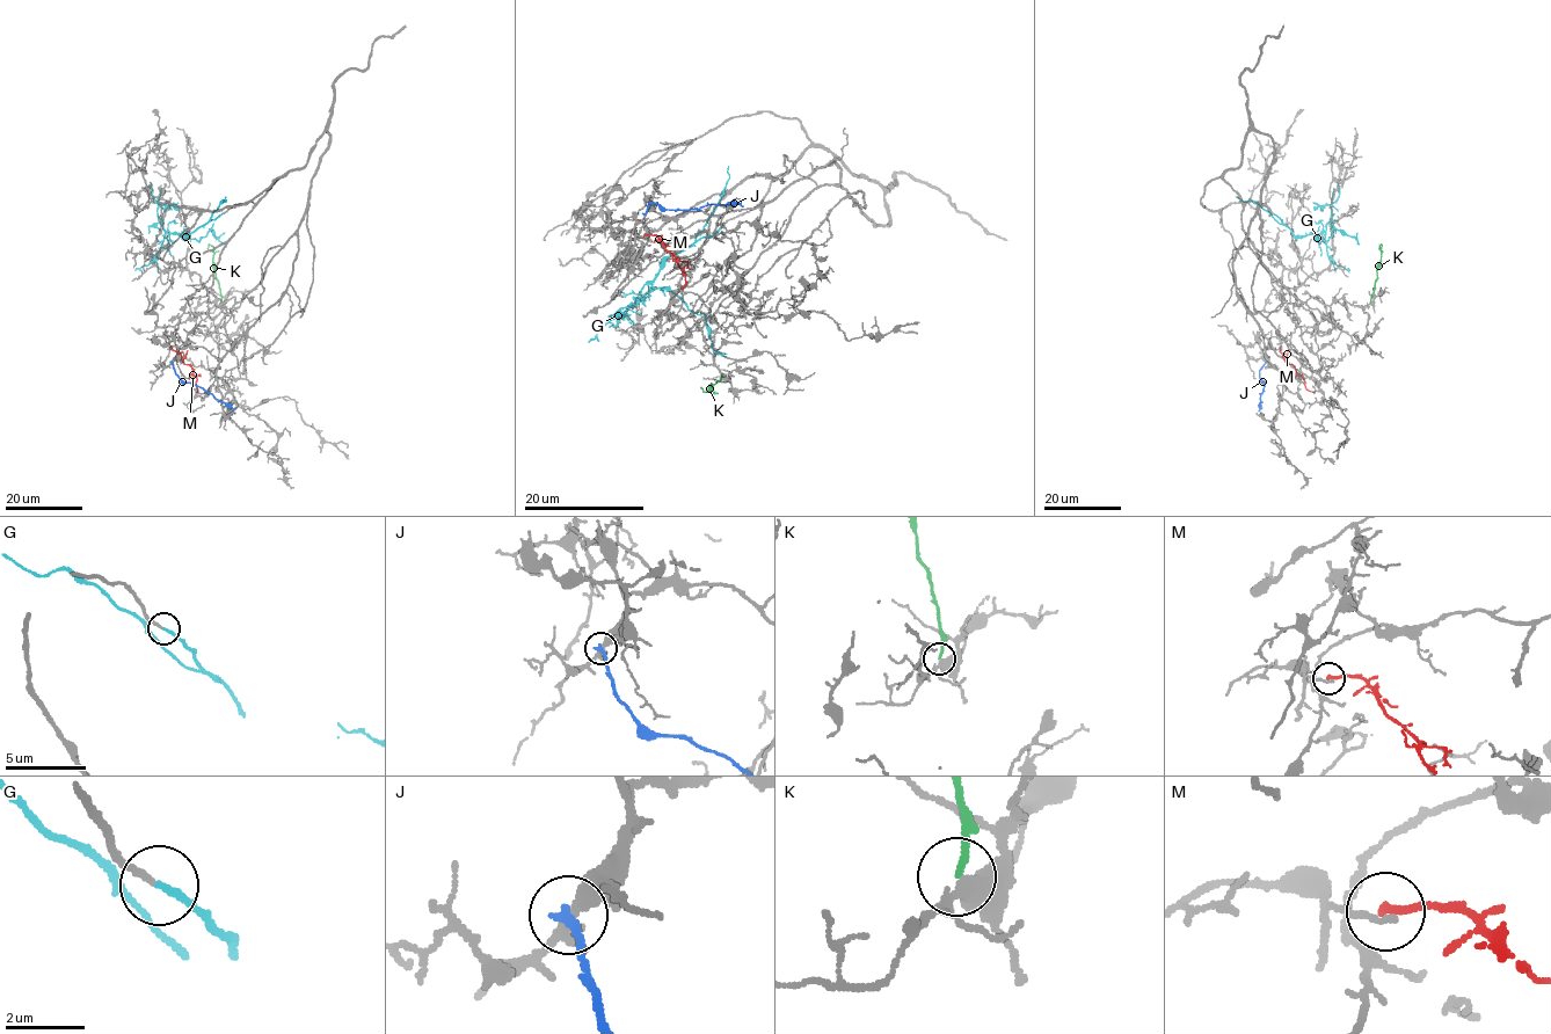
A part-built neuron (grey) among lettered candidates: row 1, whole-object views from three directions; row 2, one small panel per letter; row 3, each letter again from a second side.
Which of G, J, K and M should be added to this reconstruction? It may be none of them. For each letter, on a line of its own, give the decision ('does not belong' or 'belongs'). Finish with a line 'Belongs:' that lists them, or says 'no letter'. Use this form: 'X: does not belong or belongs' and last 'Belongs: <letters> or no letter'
G: belongs
J: does not belong
K: belongs
M: does not belong
Belongs: G, K

